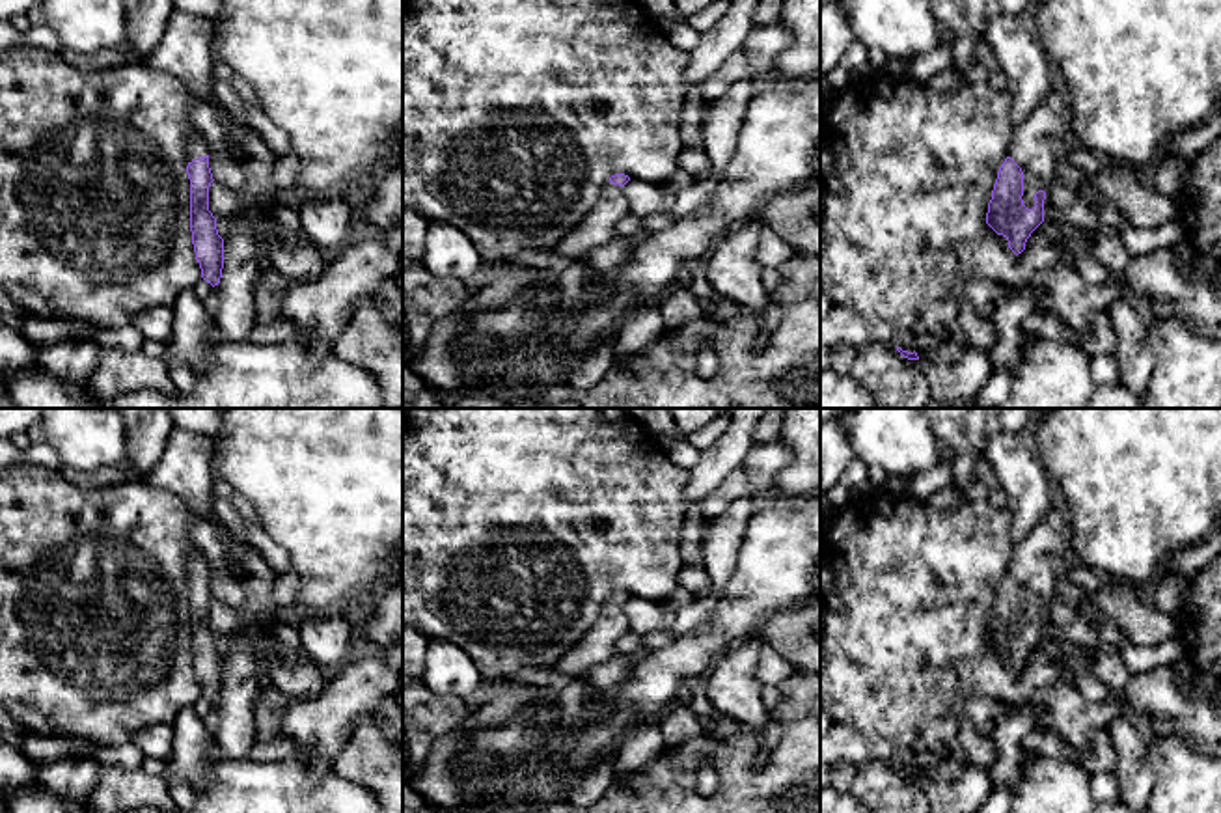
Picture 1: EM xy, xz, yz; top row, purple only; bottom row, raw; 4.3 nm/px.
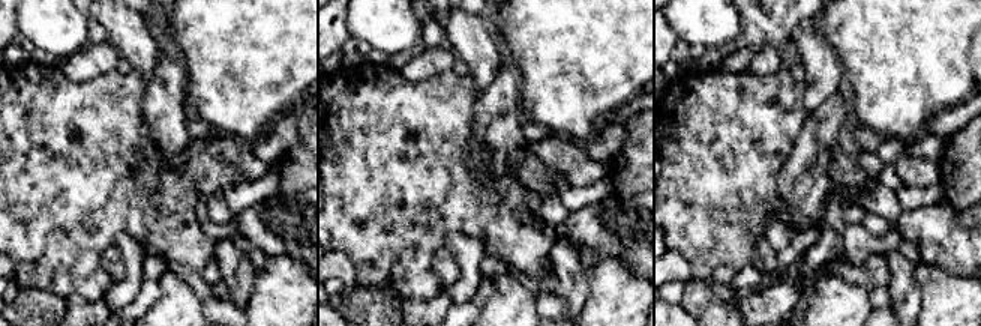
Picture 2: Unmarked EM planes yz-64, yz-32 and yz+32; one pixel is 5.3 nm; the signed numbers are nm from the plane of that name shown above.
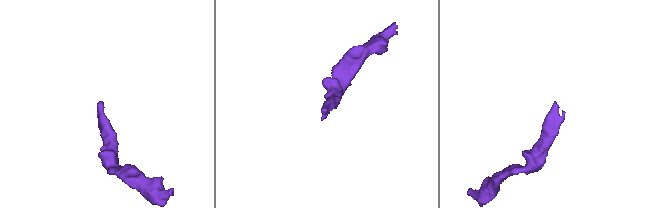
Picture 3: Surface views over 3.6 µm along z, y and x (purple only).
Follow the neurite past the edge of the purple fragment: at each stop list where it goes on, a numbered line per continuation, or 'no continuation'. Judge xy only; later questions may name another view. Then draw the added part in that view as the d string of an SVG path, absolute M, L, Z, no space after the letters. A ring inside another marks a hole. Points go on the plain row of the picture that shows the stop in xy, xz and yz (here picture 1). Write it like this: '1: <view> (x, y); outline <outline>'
1: xy (198, 565); outline M192 550L188 554L188 580L207 574L207 572L209 572L209 565L207 565L205 556L198 550Z

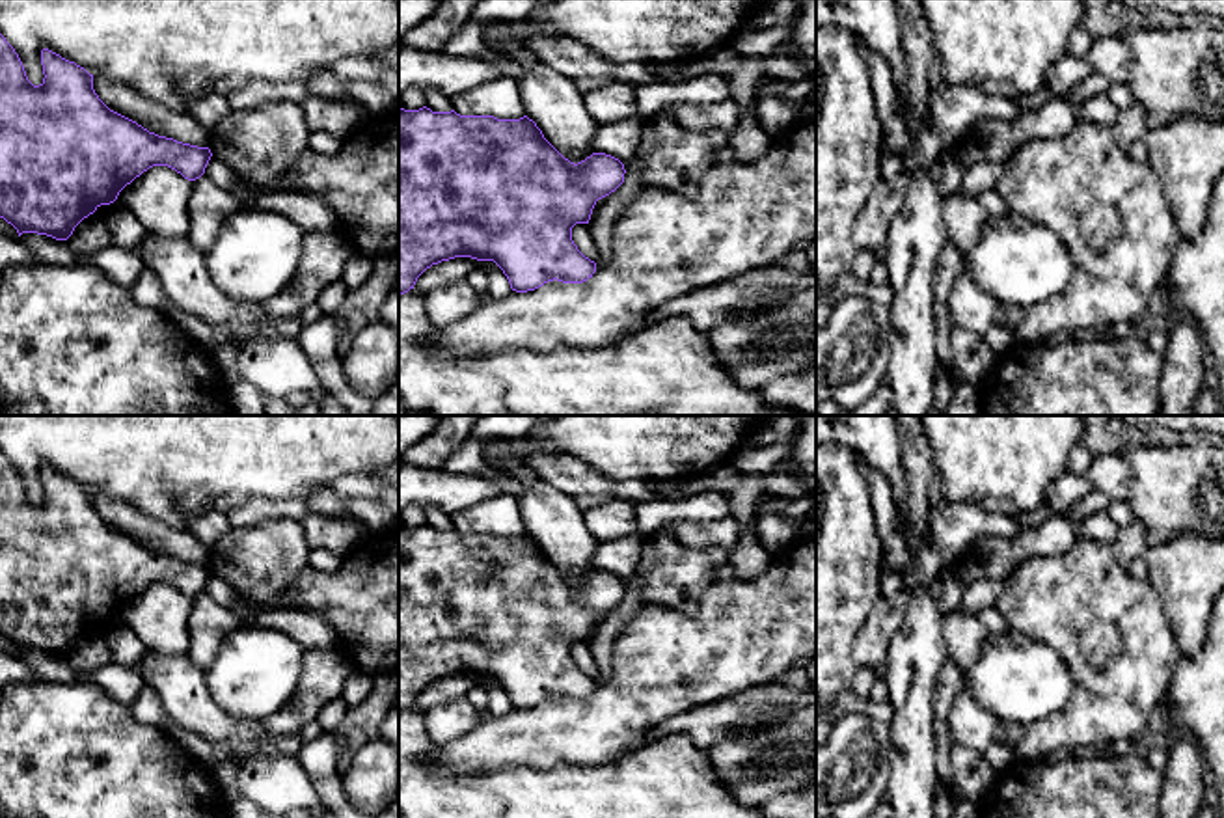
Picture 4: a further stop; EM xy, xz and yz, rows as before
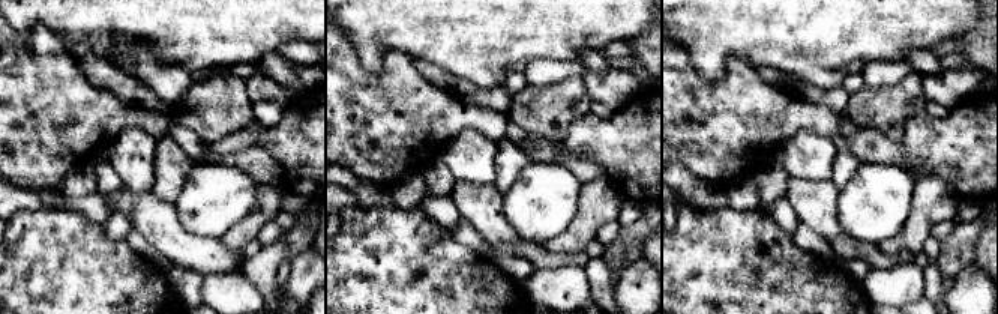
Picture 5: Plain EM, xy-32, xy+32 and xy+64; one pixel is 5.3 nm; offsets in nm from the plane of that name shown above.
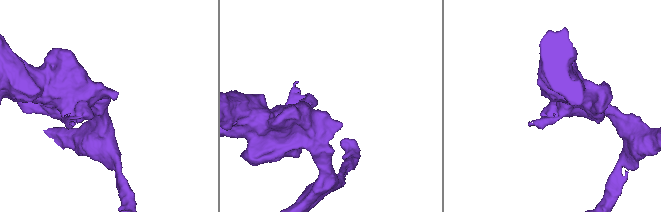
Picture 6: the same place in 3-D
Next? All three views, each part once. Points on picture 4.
no continuation

